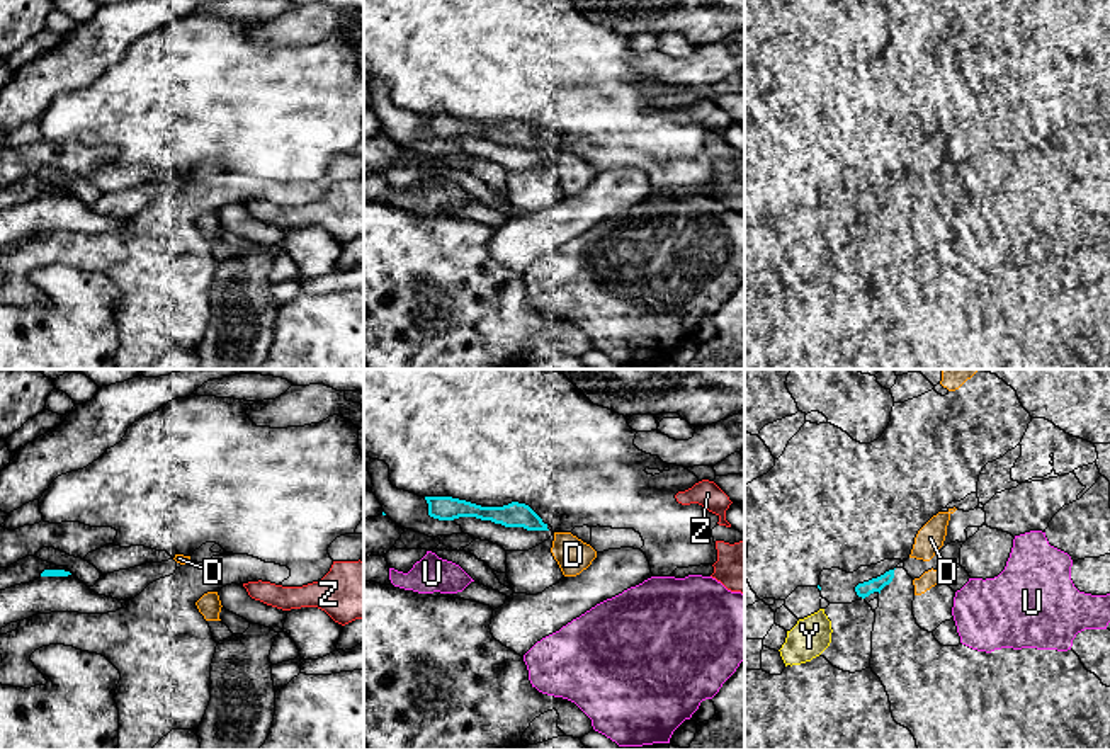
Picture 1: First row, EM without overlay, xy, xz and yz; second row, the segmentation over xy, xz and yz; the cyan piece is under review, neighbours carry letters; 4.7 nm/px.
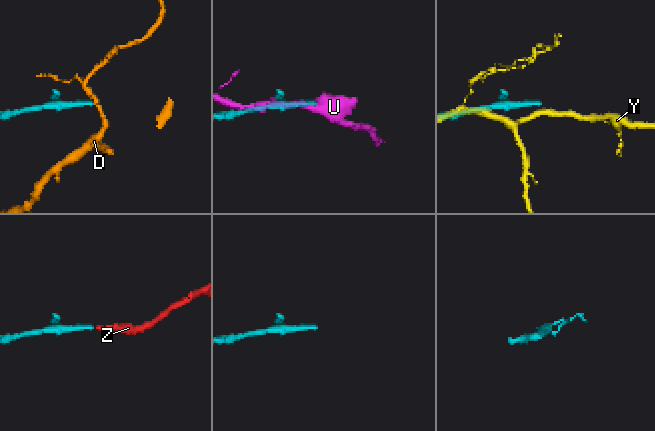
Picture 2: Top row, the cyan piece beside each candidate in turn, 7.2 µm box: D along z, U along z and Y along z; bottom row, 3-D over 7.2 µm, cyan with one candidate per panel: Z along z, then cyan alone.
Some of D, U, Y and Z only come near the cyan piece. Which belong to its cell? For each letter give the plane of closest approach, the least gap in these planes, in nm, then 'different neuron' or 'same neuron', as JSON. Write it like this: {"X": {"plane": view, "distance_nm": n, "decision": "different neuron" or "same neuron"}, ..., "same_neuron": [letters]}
{"D": {"plane": "xz", "distance_nm": 40, "decision": "different neuron"}, "U": {"plane": "xz", "distance_nm": 160, "decision": "different neuron"}, "Y": {"plane": "yz", "distance_nm": 100, "decision": "different neuron"}, "Z": {"plane": "xz", "distance_nm": 600, "decision": "same neuron"}, "same_neuron": ["Z"]}

